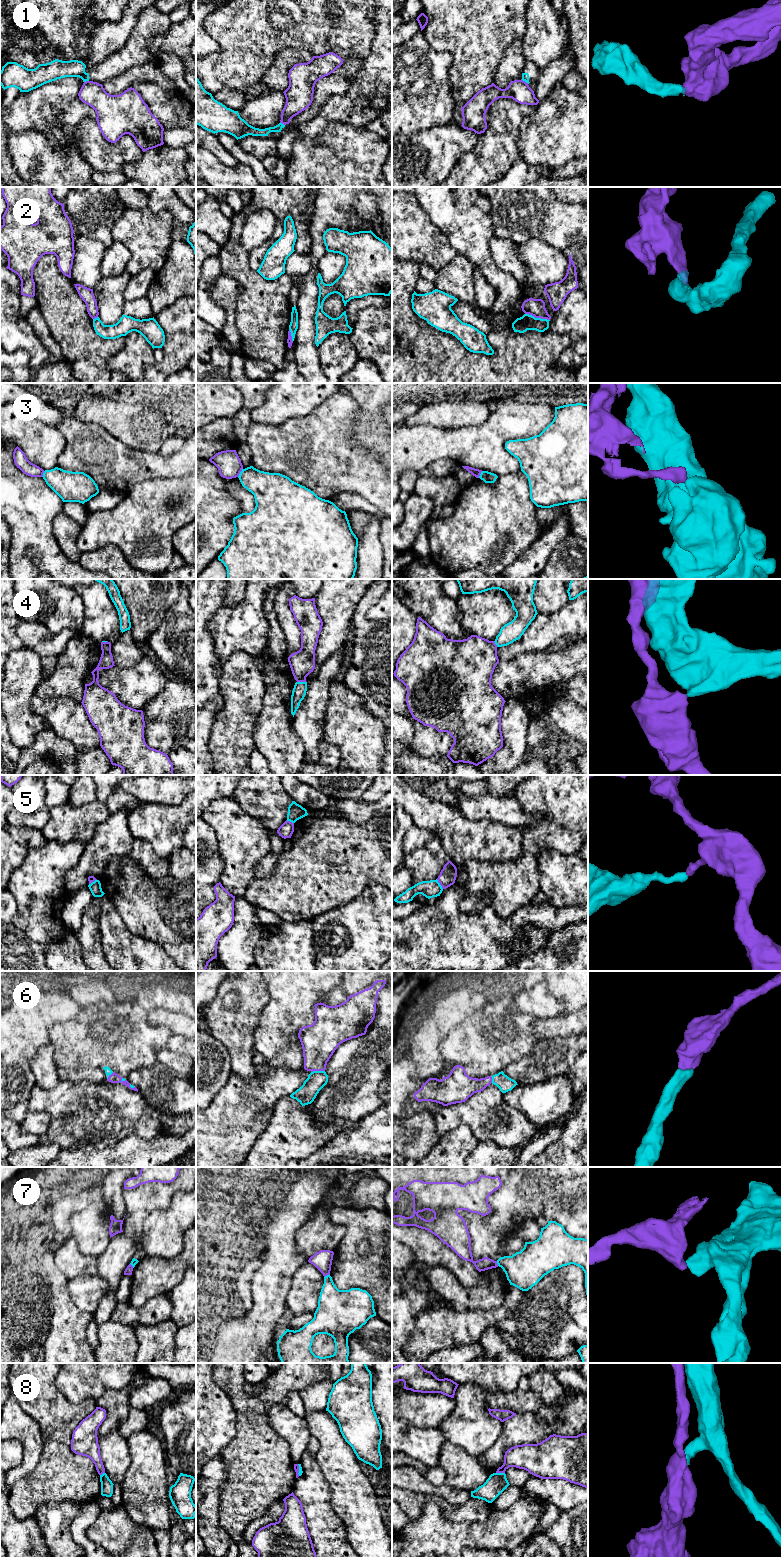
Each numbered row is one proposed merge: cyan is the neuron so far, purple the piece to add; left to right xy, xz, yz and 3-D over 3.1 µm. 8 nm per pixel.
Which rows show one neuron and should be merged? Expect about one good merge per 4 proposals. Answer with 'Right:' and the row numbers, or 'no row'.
Right: 6

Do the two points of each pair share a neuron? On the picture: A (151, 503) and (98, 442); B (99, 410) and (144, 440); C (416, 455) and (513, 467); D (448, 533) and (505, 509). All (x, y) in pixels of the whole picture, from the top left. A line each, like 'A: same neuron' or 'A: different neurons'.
A: different neurons
B: same neuron
C: same neuron
D: same neuron

